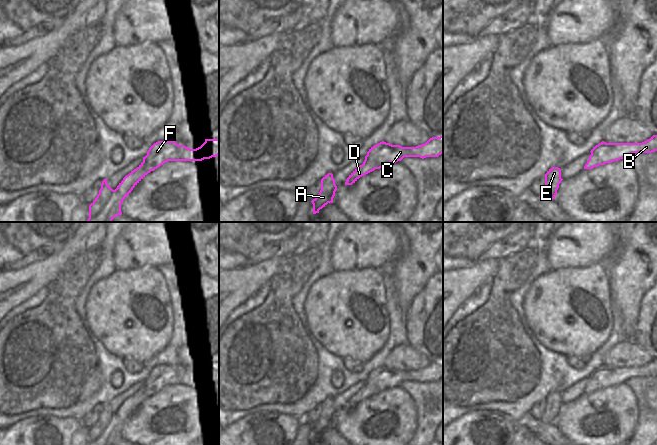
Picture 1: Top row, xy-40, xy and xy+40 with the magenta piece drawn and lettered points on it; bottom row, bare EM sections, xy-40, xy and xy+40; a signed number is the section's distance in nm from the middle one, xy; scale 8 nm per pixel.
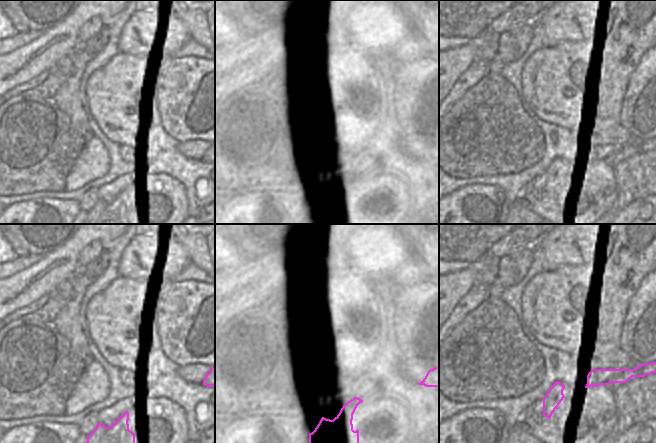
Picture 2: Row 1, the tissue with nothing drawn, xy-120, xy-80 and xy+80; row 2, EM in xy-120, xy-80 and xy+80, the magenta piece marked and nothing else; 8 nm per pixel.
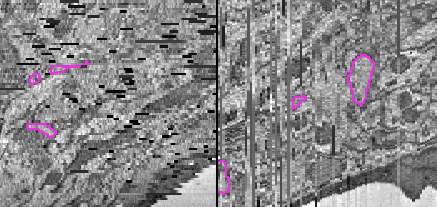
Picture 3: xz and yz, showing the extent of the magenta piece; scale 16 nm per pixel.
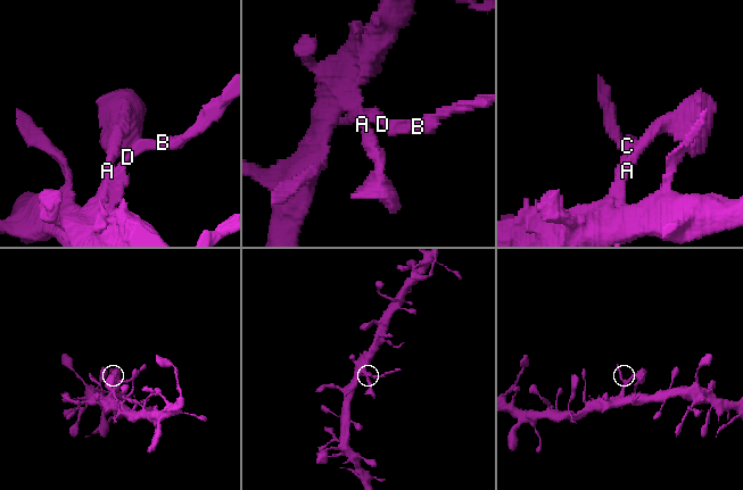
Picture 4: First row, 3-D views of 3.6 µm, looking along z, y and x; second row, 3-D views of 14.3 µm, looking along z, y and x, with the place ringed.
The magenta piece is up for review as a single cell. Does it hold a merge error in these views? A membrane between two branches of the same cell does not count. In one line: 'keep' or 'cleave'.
cleave

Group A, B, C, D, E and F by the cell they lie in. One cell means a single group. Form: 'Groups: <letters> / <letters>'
Groups: A D E / B C F

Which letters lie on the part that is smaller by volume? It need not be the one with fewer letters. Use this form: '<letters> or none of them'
B, C, F

